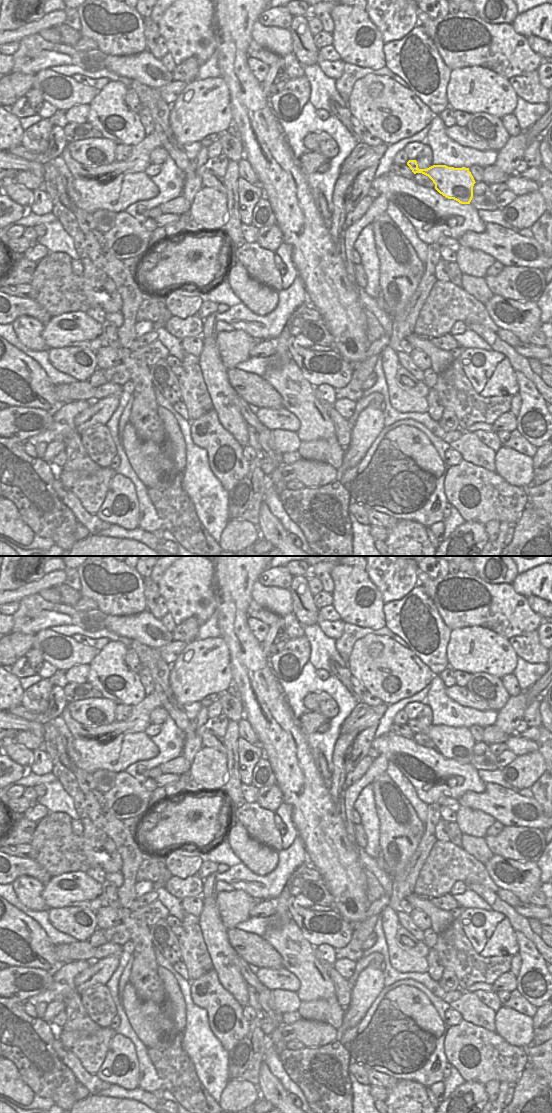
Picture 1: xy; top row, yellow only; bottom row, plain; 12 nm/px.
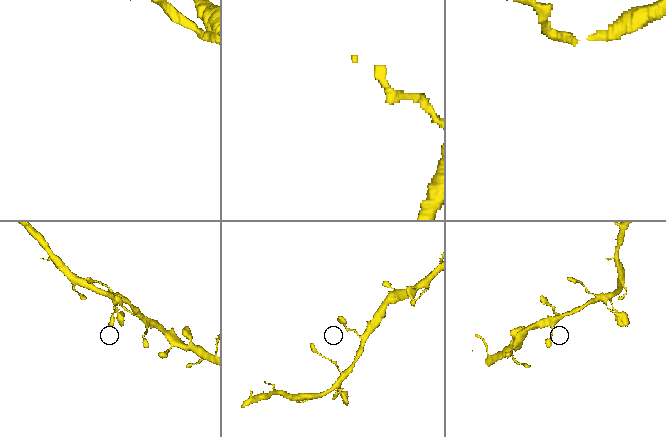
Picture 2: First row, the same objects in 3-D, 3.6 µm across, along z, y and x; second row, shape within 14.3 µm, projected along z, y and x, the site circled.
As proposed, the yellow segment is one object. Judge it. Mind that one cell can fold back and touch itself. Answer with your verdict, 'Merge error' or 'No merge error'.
No merge error

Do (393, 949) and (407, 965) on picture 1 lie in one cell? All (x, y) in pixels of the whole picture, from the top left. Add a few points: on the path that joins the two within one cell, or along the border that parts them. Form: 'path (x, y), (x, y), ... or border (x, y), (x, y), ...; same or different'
path (397, 953), (403, 961); same

